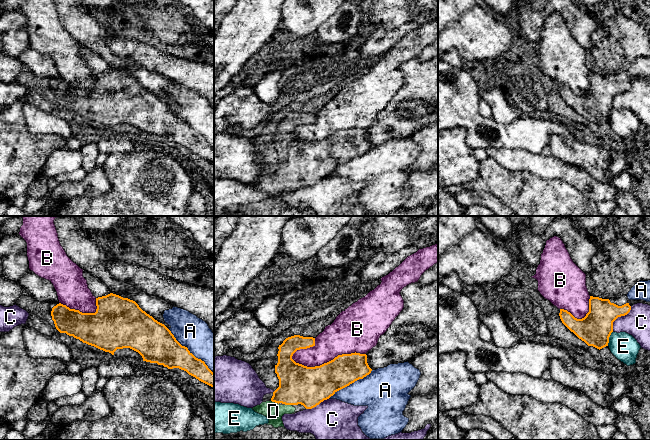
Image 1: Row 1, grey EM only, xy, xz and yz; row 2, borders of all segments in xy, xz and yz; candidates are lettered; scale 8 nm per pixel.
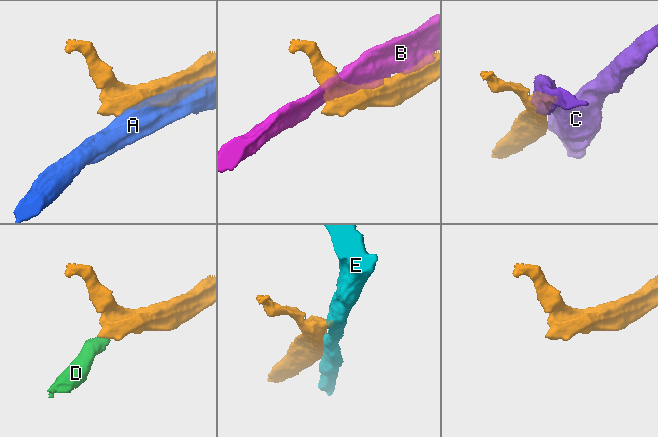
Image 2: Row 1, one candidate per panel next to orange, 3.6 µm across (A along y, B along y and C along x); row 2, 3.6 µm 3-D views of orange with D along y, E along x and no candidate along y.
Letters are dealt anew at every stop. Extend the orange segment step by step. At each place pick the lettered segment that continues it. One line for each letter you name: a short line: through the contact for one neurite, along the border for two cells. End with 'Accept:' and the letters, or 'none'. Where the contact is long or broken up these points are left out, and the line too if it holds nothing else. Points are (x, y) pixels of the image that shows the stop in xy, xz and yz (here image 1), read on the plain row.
D: line xz (298, 160), (275, 178), (273, 187)
Accept: D

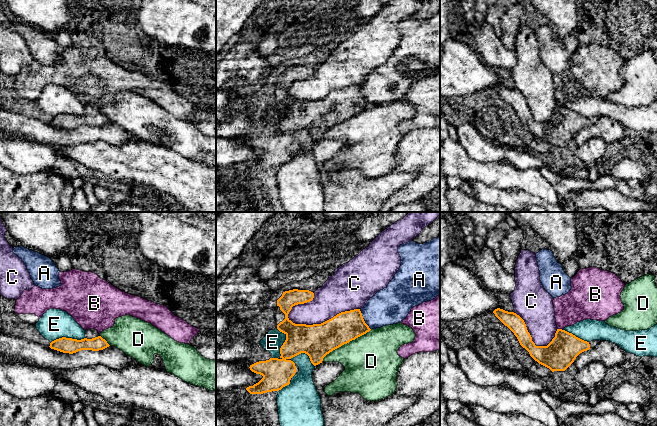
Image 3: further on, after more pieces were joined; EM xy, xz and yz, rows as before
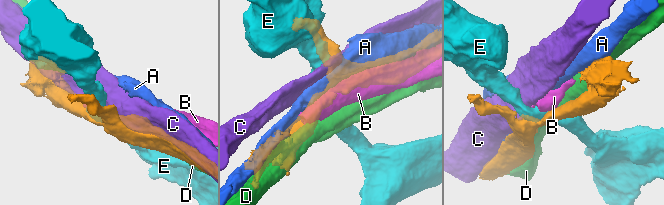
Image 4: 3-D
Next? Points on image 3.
Accept: none

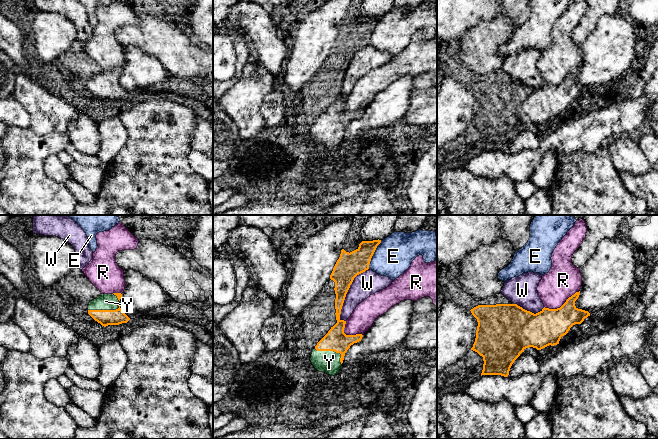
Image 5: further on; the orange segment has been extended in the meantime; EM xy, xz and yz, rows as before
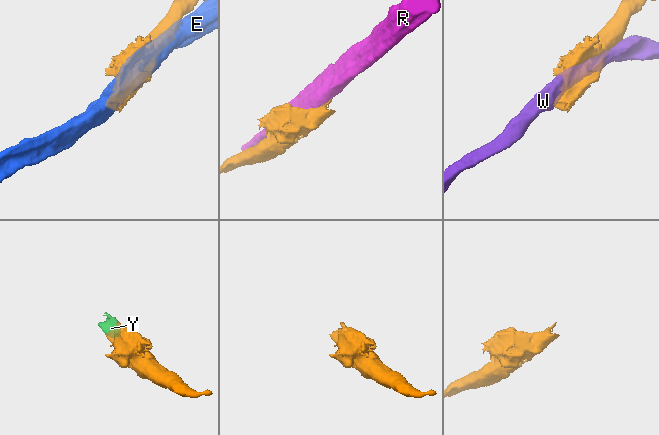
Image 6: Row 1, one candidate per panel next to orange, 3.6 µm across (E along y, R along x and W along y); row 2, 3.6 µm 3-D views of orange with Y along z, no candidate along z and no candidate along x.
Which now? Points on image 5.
Y: line xz (336, 116), (332, 126), (329, 138)
Accept: Y

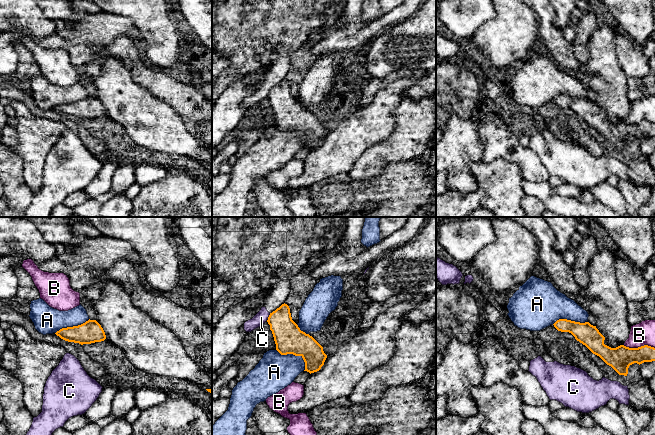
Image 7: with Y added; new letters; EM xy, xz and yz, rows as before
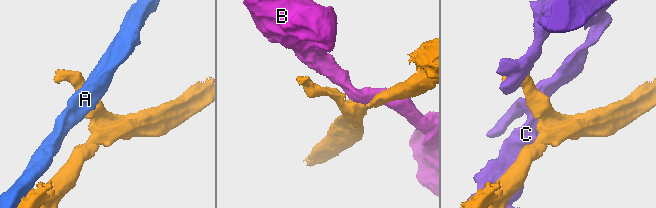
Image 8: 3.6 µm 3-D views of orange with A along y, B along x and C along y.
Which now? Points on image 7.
Accept: none

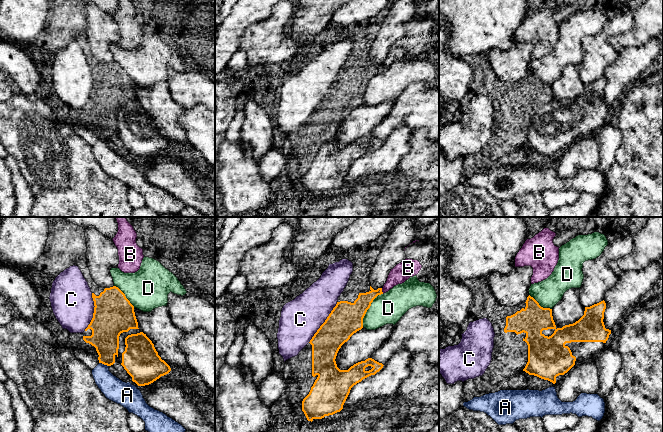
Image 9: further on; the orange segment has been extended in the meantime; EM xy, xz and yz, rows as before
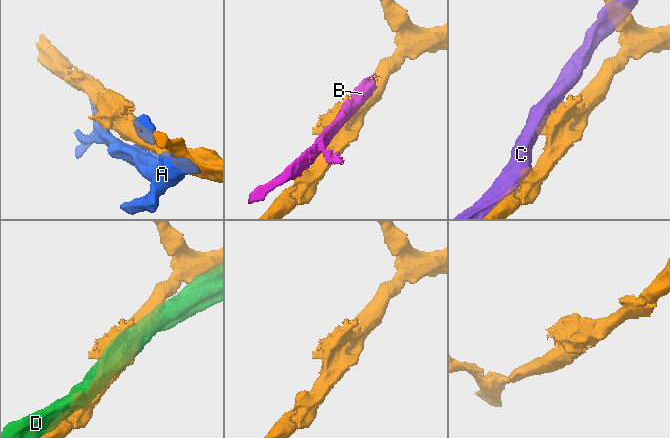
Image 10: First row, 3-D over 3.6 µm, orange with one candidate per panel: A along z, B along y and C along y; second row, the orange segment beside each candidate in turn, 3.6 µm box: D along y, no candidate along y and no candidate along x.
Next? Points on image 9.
Accept: none

